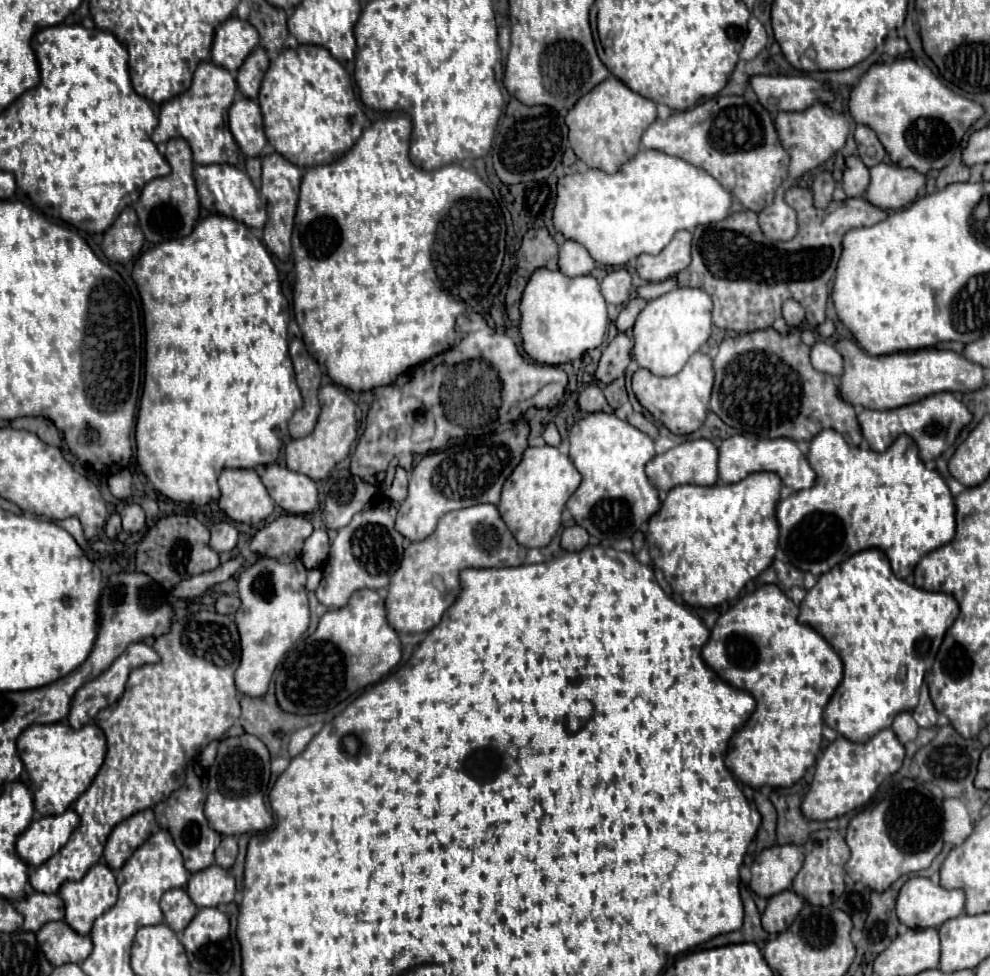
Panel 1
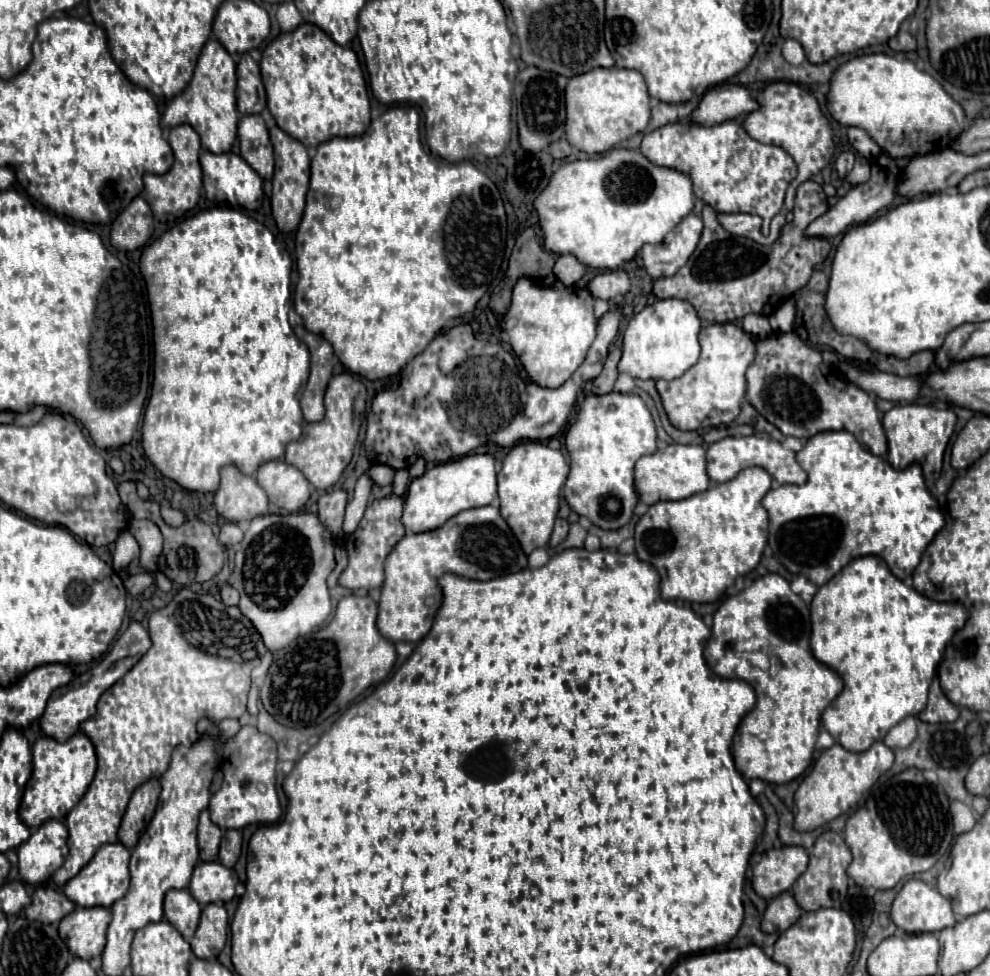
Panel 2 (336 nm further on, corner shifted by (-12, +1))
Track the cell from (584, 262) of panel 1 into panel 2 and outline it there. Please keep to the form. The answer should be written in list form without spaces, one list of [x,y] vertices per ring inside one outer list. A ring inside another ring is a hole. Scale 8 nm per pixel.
[[[562,254],[562,256],[556,258],[554,274],[556,274],[558,280],[562,280],[566,286],[574,286],[574,284],[584,276],[584,266],[582,266],[572,254]]]

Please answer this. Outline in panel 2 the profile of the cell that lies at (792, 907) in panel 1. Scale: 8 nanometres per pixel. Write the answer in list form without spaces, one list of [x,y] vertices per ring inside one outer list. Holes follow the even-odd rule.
[[[790,892],[778,894],[776,898],[770,900],[764,918],[762,918],[762,930],[766,934],[774,934],[774,932],[784,932],[788,930],[788,926],[792,926],[792,922],[796,922],[796,918],[800,918],[800,908],[796,906],[796,900],[792,898]]]

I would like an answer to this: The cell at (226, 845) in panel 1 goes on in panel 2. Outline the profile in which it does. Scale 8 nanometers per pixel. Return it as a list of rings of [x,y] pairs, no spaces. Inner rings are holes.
[[[228,830],[222,838],[218,860],[224,862],[224,866],[232,868],[240,856],[240,848],[242,848],[242,834],[238,830]]]

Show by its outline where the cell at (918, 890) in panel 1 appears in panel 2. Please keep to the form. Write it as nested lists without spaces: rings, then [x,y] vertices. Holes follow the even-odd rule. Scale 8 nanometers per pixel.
[[[908,880],[902,886],[892,904],[890,918],[910,934],[938,932],[956,924],[950,900],[922,880]]]

